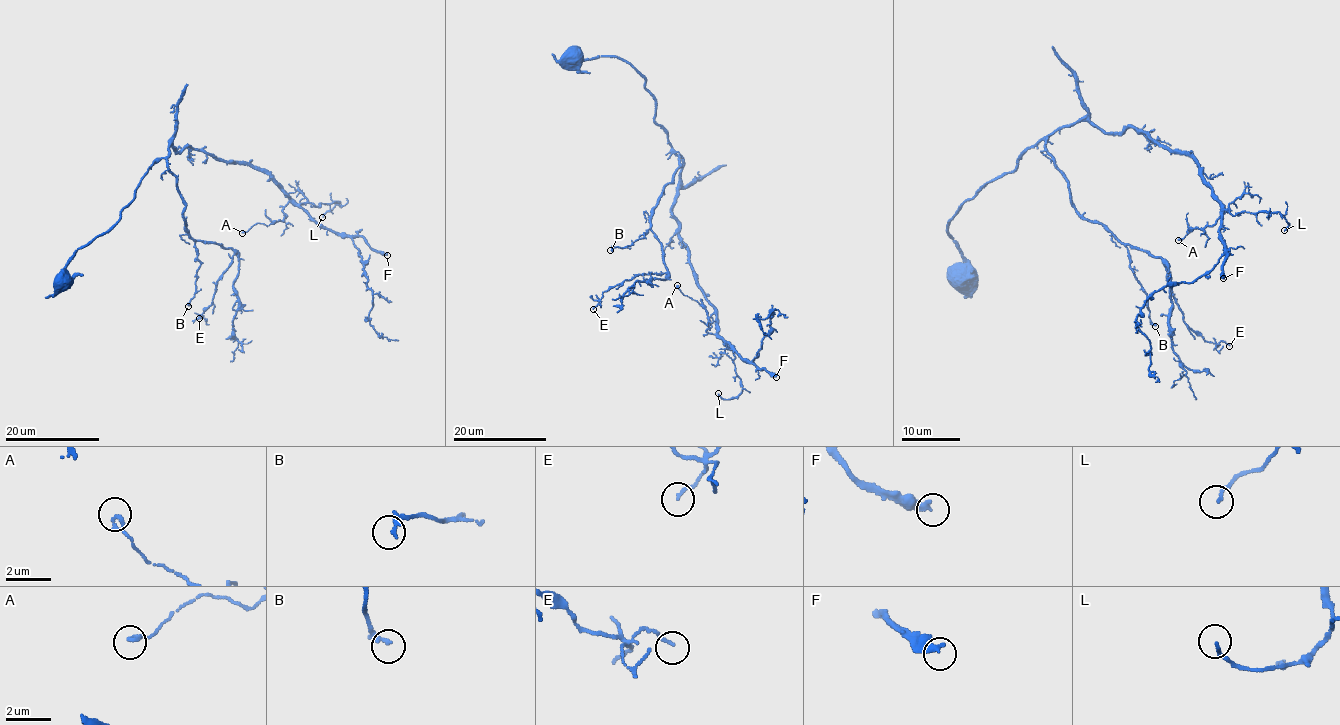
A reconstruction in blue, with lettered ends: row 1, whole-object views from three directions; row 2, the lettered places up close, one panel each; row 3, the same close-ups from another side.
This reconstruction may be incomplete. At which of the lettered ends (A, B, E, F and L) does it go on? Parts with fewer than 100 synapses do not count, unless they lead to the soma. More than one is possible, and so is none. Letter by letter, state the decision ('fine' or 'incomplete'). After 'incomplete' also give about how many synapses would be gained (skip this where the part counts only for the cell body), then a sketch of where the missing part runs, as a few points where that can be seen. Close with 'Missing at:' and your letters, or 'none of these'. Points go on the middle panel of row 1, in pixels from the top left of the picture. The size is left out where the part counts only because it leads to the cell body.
A: fine
B: fine
E: fine
F: fine
L: fine
Missing at: none of these

